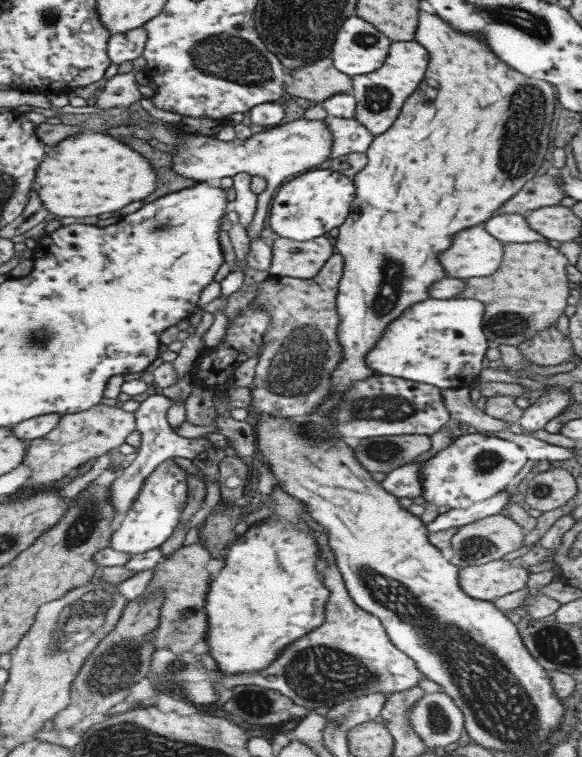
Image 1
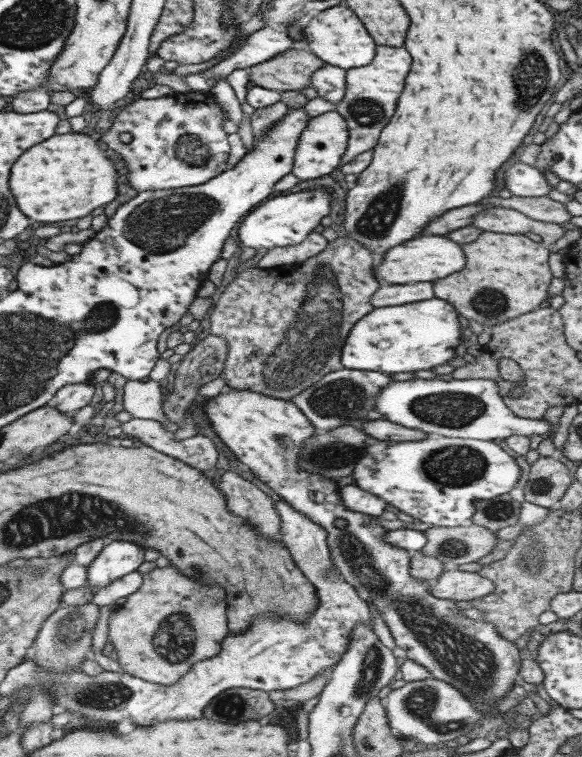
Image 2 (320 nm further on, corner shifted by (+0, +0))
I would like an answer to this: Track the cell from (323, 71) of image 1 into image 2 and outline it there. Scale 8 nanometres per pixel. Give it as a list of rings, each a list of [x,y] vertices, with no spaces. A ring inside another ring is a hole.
[[[295,45],[289,51],[247,68],[248,85],[266,90],[299,92],[310,86],[311,74],[324,65],[305,47]]]

